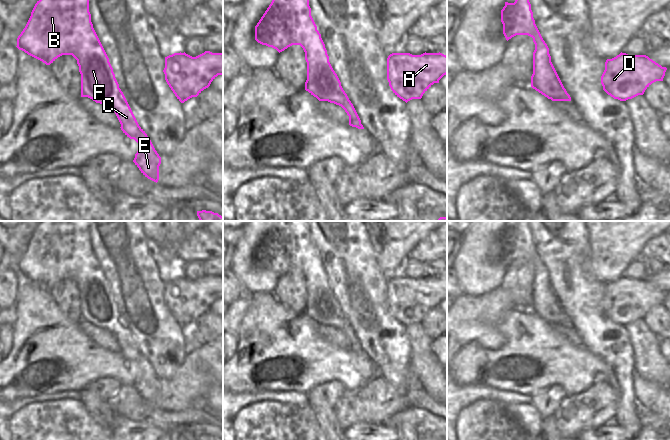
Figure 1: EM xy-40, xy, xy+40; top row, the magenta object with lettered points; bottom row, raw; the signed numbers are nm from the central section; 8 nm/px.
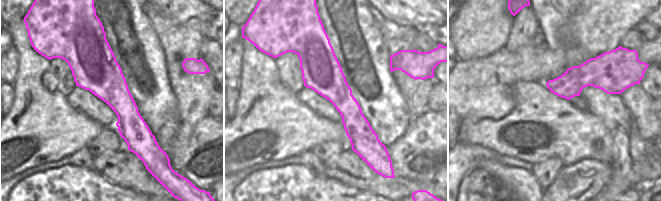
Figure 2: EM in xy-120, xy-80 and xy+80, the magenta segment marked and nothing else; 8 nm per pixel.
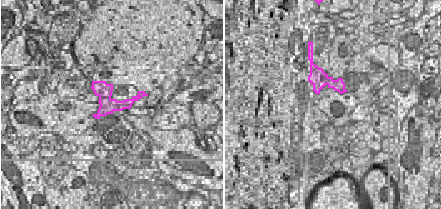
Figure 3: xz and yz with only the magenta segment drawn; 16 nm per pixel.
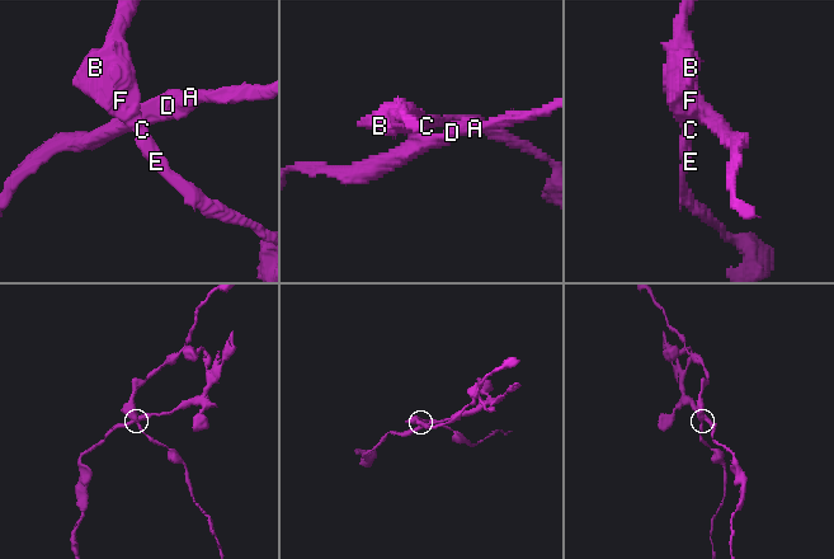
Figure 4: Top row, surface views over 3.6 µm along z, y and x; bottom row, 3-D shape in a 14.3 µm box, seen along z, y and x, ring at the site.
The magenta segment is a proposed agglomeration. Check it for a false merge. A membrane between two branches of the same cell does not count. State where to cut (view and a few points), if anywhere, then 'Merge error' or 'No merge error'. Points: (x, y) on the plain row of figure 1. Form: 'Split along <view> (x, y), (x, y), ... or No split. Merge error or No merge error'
Split along xy+40 (569, 319), (567, 322), (560, 321), (558, 324). Merge error.

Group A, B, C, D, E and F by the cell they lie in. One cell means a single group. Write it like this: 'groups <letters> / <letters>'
groups A D / B C E F

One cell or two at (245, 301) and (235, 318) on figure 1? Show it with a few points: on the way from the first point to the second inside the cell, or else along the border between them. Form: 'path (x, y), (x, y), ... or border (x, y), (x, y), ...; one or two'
path (241, 305), (235, 314); one

